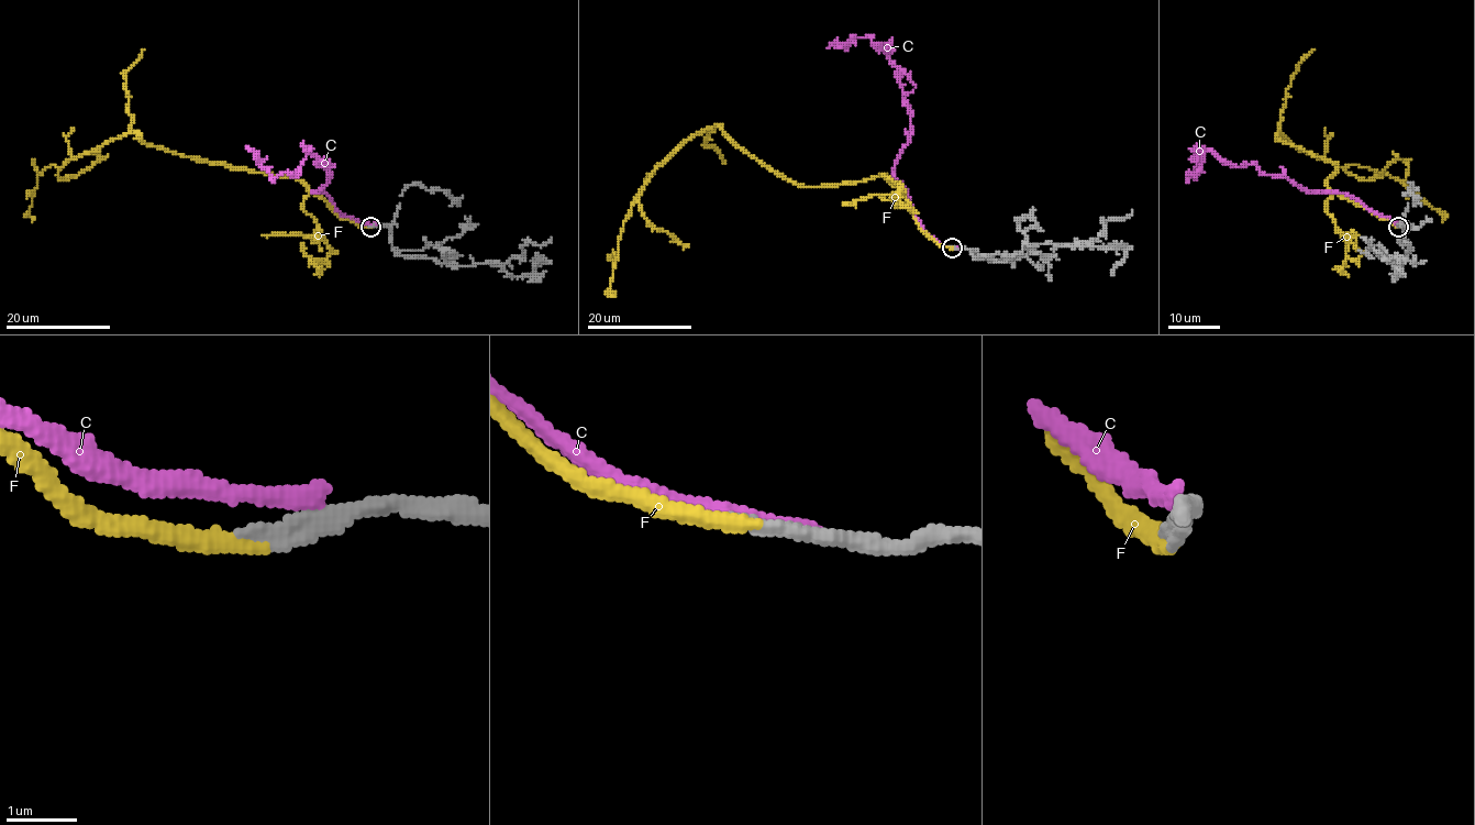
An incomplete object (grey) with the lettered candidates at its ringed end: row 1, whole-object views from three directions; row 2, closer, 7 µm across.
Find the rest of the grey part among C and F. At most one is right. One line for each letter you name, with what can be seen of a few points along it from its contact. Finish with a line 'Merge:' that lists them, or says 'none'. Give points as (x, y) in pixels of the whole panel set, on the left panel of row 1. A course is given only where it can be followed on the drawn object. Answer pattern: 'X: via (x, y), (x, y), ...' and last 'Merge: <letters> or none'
F: via (370, 228), (343, 220), (299, 179), (197, 160), (143, 141), (135, 132), (44, 168), (26, 211), (32, 221)
Merge: F

